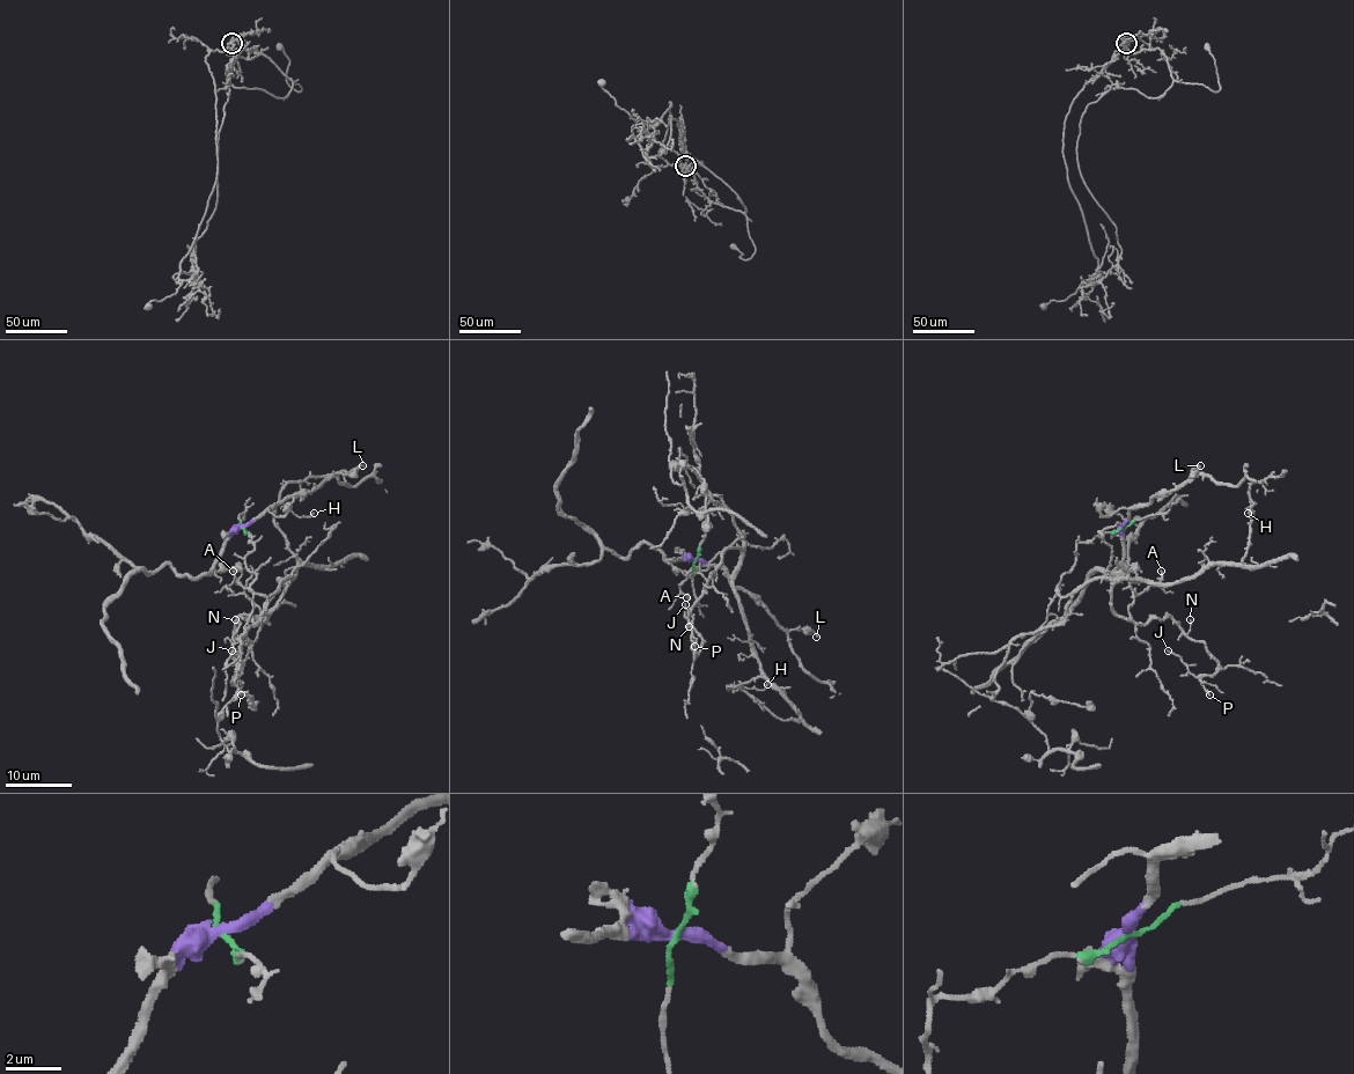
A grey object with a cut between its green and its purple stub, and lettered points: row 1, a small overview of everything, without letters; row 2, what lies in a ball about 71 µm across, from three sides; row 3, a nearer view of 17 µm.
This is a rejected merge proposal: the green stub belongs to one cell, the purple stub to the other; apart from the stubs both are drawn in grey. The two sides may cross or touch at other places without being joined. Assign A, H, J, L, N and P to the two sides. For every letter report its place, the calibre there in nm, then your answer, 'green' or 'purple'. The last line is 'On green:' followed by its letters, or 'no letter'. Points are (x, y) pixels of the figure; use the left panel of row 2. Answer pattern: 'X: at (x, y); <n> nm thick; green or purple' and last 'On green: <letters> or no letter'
A: at (233, 571); 120 nm thick; green
H: at (314, 513); 110 nm thick; green
J: at (232, 650); 100 nm thick; green
L: at (362, 465); 170 nm thick; purple
N: at (235, 619); 100 nm thick; green
P: at (241, 694); 170 nm thick; green
On green: A, H, J, N, P

